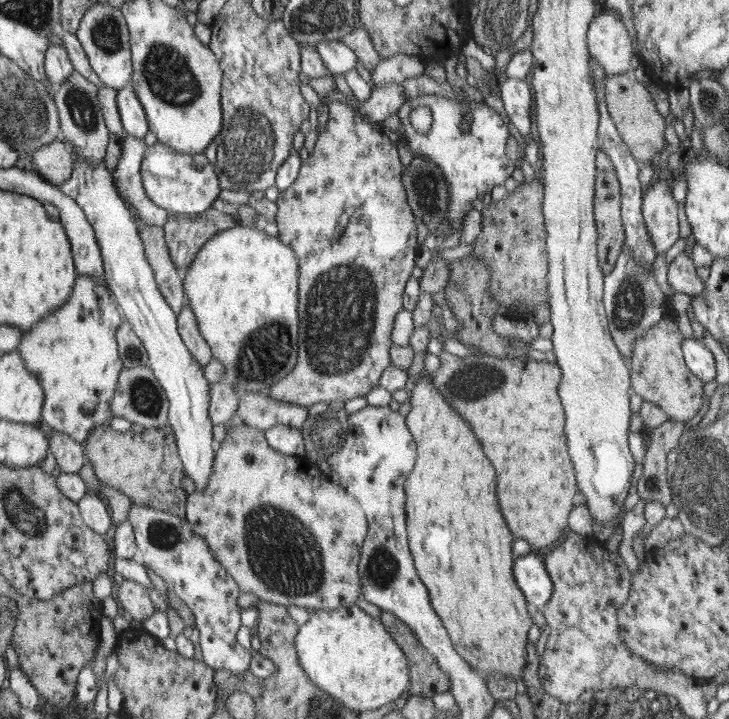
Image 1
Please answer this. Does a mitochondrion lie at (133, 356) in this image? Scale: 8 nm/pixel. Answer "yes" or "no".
yes

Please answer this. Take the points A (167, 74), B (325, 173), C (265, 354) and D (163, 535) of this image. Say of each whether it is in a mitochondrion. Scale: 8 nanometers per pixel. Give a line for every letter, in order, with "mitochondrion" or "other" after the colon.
A: mitochondrion
B: other
C: mitochondrion
D: mitochondrion

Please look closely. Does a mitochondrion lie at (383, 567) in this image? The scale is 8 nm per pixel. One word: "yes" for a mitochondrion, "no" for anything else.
yes

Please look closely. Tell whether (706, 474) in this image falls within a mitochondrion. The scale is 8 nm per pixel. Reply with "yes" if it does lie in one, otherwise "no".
yes

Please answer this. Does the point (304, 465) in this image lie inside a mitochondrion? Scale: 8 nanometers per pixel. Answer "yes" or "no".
no

